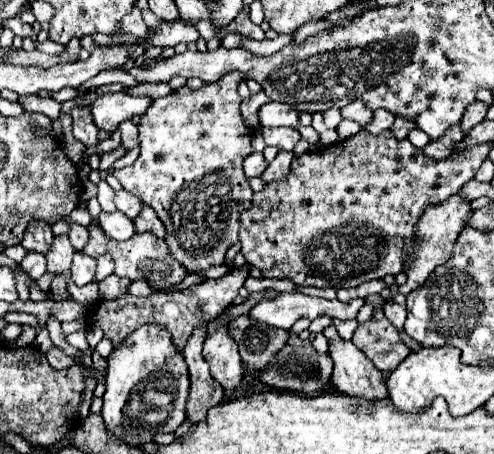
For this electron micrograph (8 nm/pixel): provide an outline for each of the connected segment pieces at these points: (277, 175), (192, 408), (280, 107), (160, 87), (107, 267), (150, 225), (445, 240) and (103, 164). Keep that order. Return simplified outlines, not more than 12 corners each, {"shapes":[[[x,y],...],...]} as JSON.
{"shapes":[[[280,150],[262,174],[264,182],[284,178],[294,158]],[[208,324],[196,326],[182,348],[190,370],[186,432],[224,400],[202,358]],[[284,102],[260,108],[262,126],[300,124],[300,112]],[[145,82],[124,90],[130,96],[155,100],[173,90],[167,83]],[[110,256],[98,258],[98,272],[94,282],[104,280],[114,270]],[[142,206],[136,216],[136,232],[166,236],[164,224],[152,208]],[[452,194],[418,220],[418,258],[404,264],[408,294],[452,256],[472,216]],[[124,148],[102,154],[100,168],[108,170],[118,158],[124,156]]]}

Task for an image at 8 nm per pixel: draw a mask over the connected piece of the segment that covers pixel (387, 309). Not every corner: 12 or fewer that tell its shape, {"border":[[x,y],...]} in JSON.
{"border":[[395,302],[383,306],[383,311],[398,331],[403,330],[406,306]]}

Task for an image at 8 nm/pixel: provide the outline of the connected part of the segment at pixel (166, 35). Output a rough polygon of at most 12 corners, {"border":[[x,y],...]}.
{"border":[[188,20],[160,22],[144,38],[150,46],[196,42],[200,34]]}

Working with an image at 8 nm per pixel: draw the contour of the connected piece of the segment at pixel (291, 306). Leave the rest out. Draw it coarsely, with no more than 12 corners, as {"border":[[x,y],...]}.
{"border":[[306,294],[260,300],[250,318],[292,328],[300,318],[352,320],[364,298],[350,302]]}

